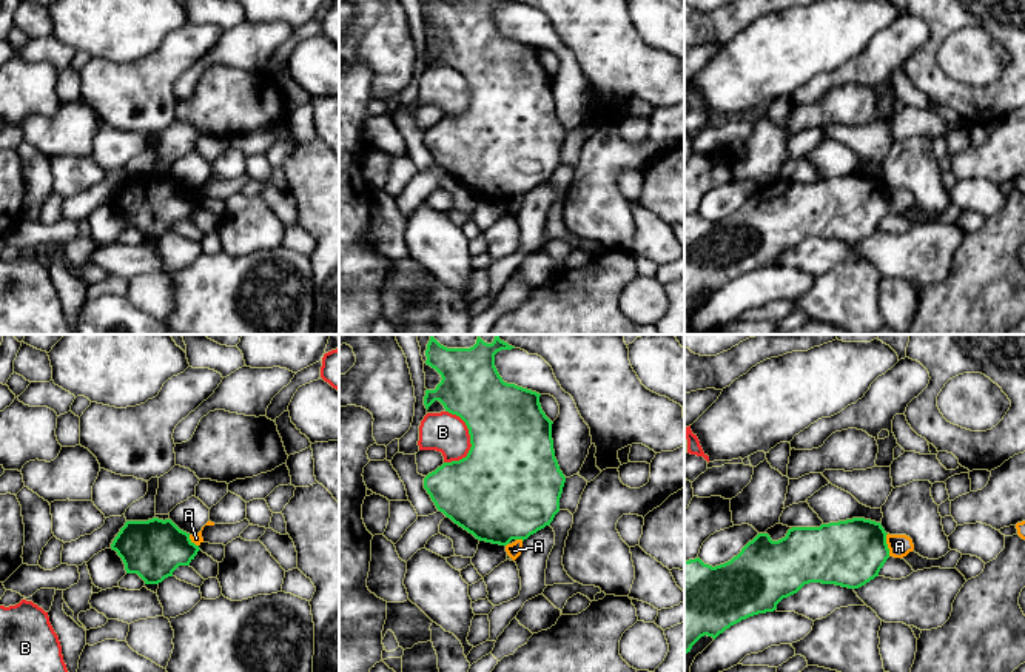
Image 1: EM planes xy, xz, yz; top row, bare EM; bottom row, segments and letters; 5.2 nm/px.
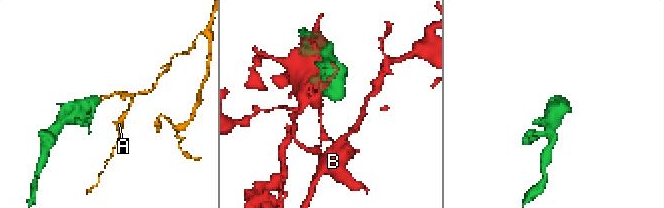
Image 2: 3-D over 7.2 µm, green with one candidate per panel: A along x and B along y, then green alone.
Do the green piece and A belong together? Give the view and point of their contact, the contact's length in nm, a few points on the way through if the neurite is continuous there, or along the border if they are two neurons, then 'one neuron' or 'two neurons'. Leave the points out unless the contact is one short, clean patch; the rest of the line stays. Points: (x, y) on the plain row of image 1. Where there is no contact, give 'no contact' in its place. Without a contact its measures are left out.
contact yz (887, 199); length 120 nm; border yz (887, 188), (890, 210); two neurons

